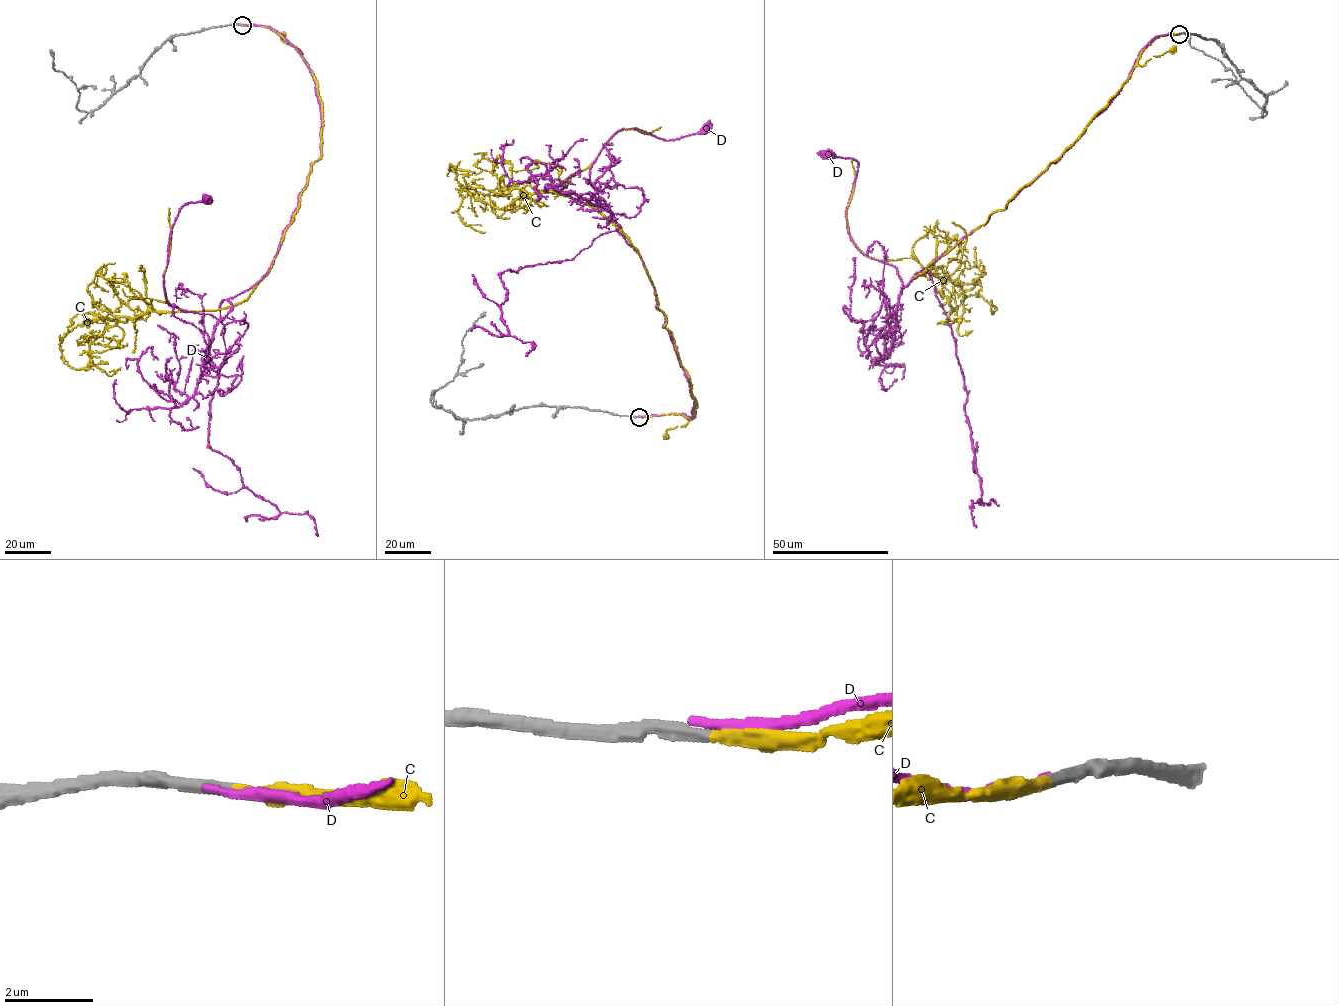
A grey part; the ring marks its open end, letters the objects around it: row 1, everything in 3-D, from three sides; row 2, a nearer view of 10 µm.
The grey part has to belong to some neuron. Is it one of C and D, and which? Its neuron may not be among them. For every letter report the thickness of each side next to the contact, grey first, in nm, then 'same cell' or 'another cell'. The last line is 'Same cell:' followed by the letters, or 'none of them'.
C: 280/280 nm | same cell
D: 320/190 nm | another cell
Same cell: C

